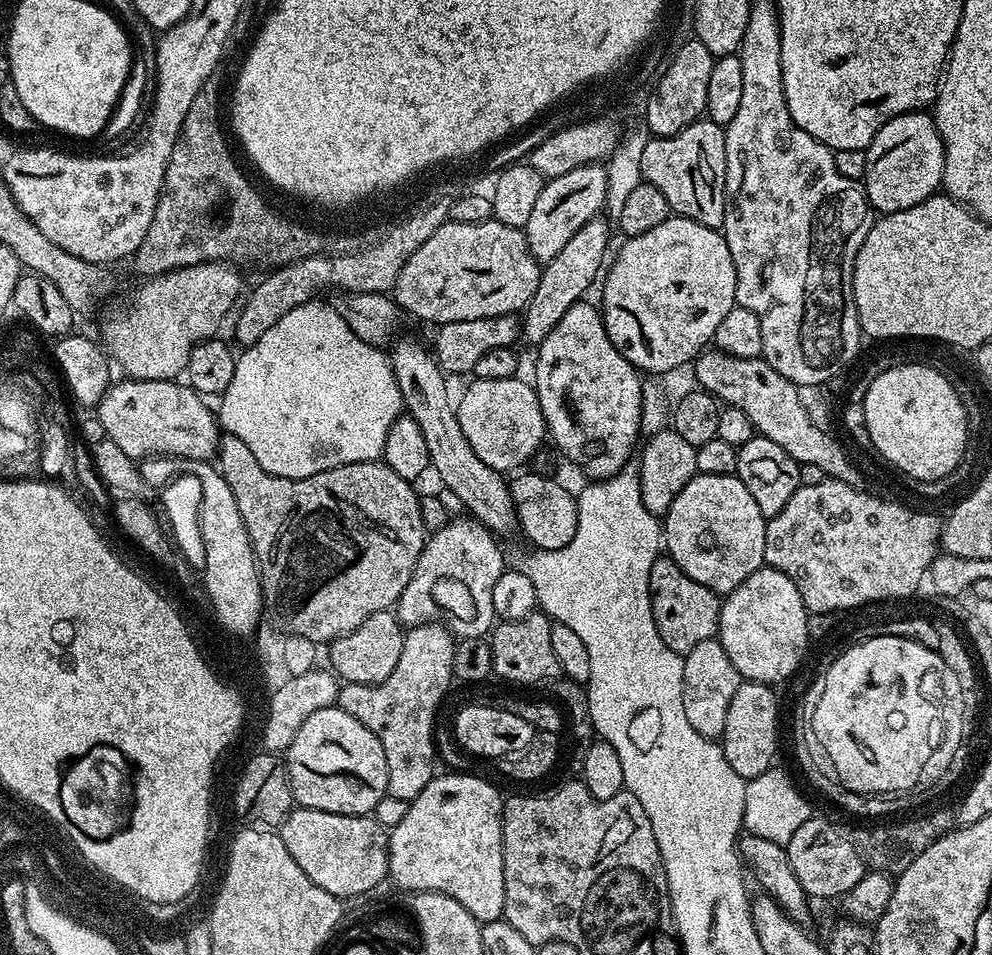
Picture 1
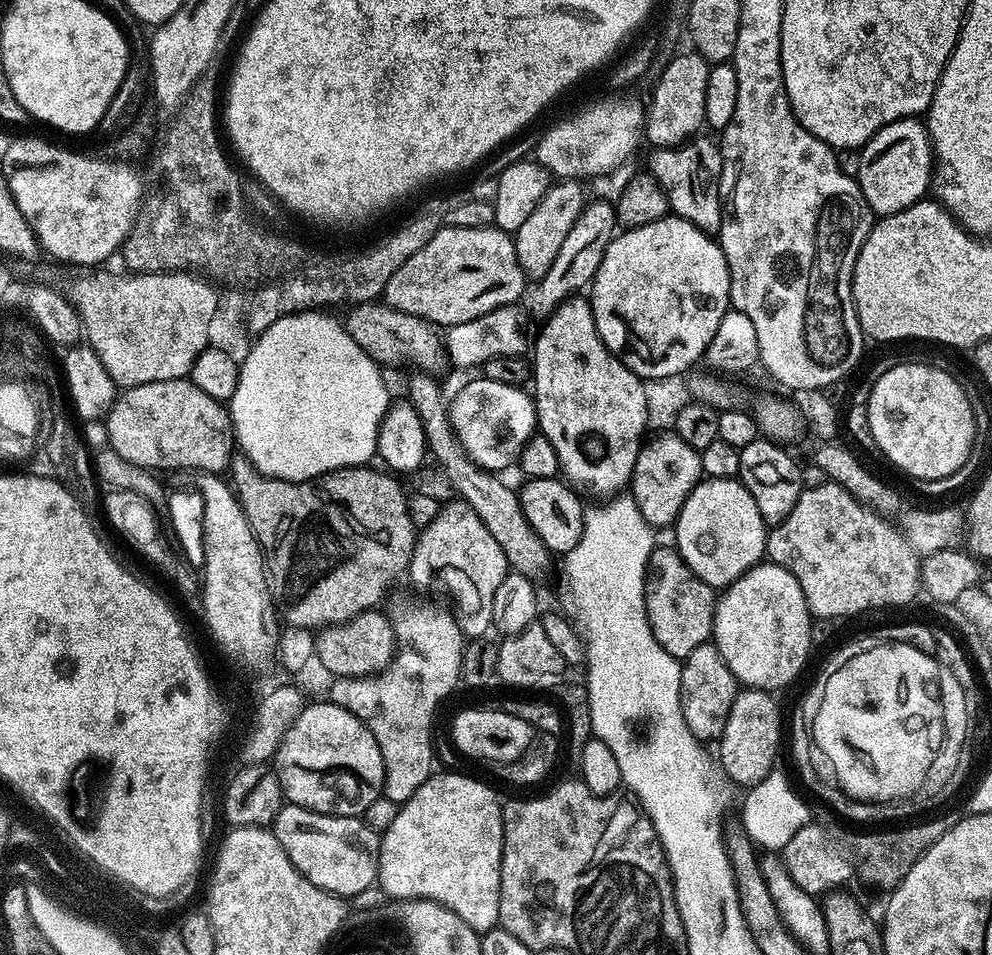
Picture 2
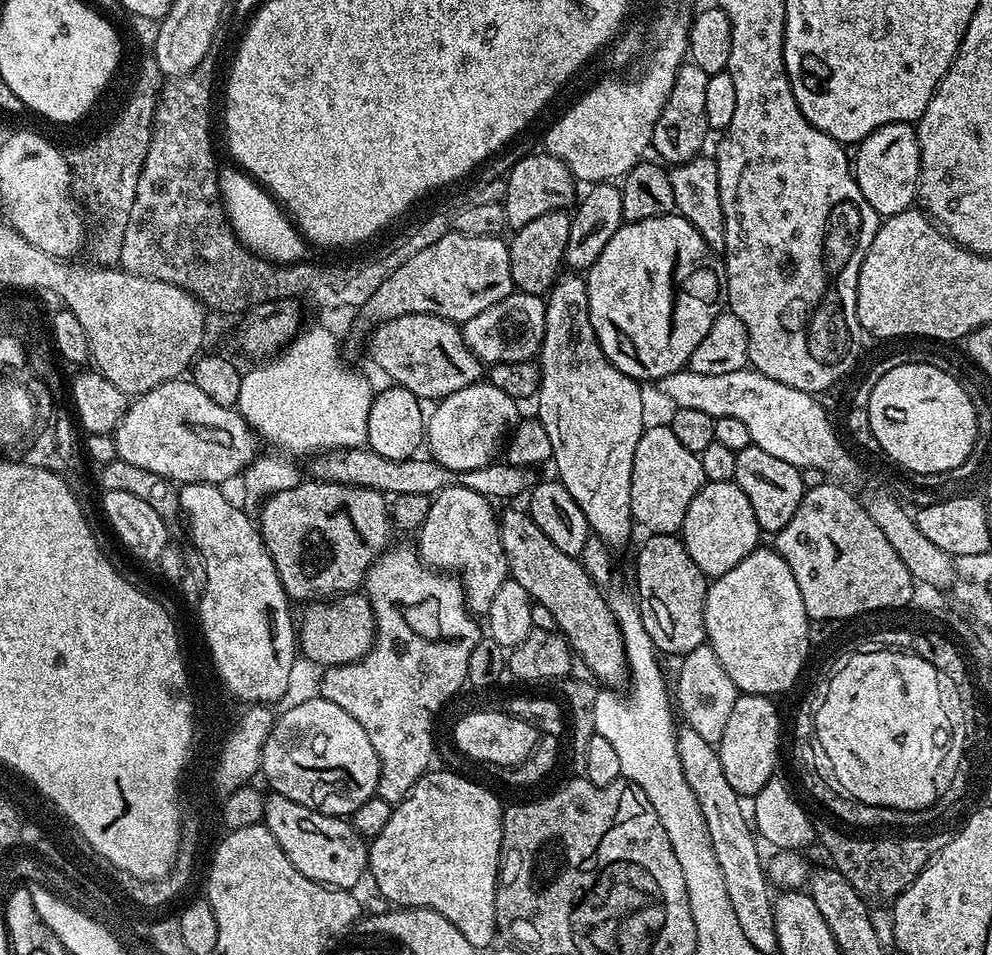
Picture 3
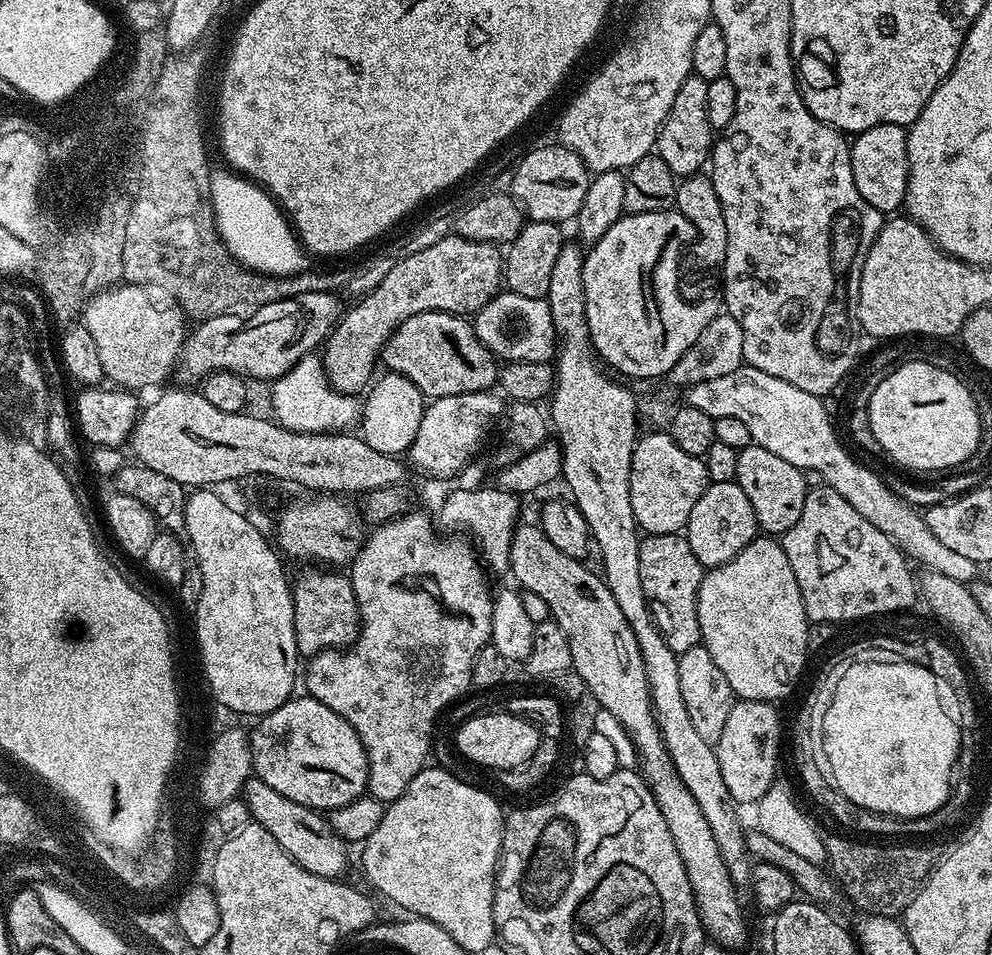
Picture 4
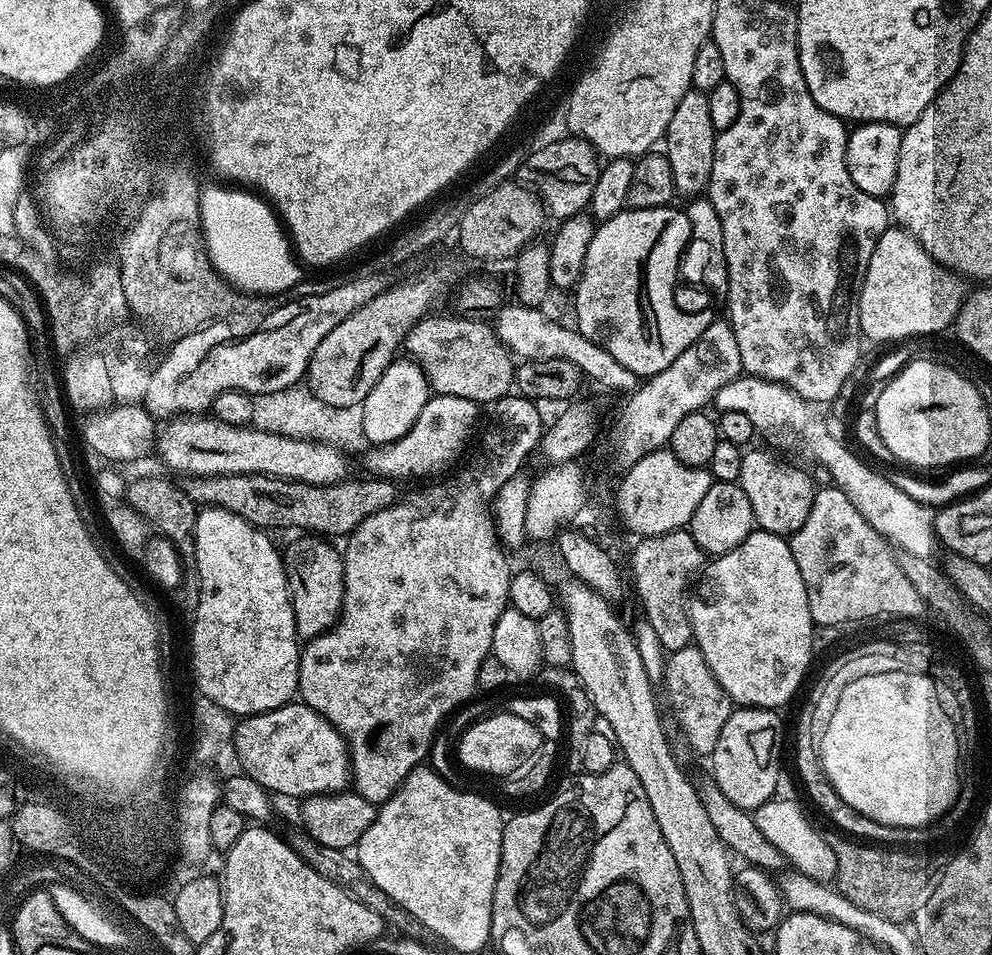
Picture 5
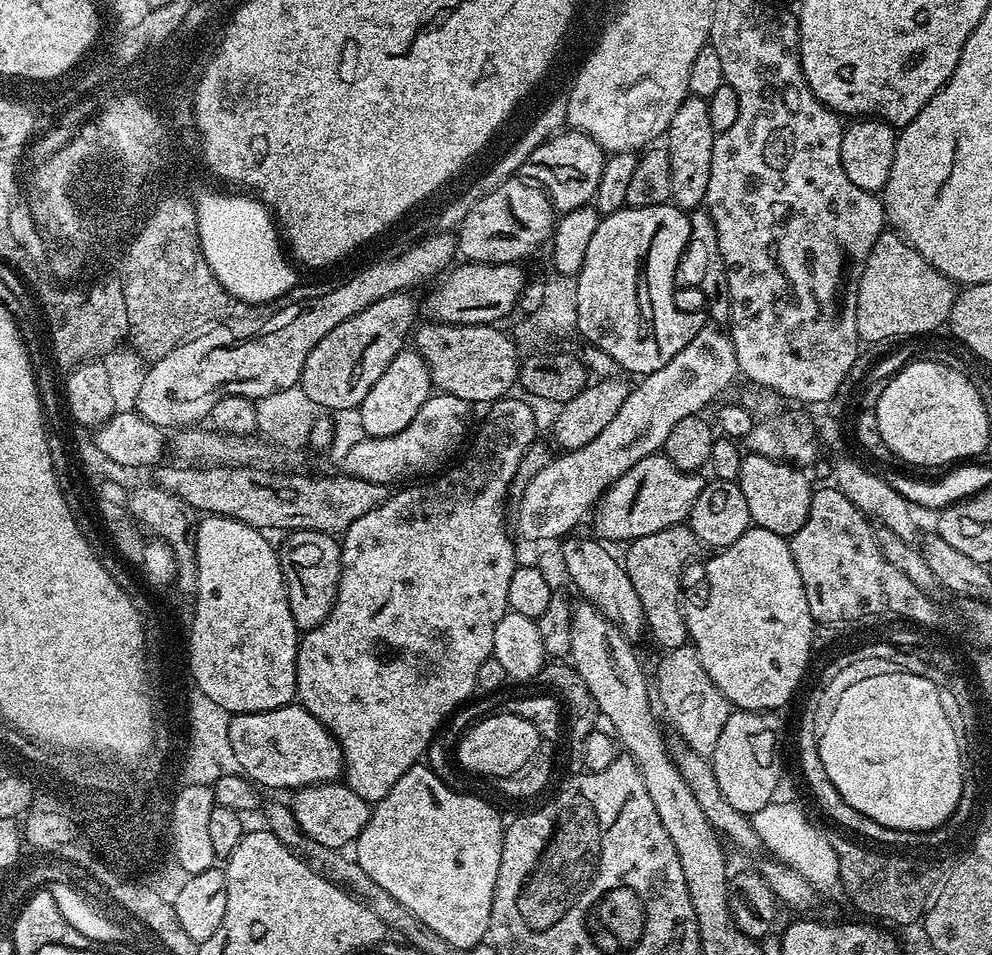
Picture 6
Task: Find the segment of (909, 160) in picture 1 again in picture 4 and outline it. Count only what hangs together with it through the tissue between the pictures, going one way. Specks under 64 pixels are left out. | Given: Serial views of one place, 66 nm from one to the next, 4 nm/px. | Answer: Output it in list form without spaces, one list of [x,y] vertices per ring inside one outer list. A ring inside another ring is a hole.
[[[879,124],[859,133],[850,147],[854,186],[858,194],[862,194],[862,198],[866,198],[866,202],[870,202],[870,206],[877,208],[881,214],[895,213],[903,205],[908,185],[907,131],[898,124]]]

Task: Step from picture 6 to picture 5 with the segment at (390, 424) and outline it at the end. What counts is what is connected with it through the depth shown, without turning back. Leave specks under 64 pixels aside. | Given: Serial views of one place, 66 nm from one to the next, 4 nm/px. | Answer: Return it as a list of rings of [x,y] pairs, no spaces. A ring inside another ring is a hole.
[[[410,358],[400,359],[393,359],[362,404],[362,429],[369,445],[392,444],[402,438],[418,422],[418,414],[422,414],[422,406],[428,401],[430,389],[424,372]]]

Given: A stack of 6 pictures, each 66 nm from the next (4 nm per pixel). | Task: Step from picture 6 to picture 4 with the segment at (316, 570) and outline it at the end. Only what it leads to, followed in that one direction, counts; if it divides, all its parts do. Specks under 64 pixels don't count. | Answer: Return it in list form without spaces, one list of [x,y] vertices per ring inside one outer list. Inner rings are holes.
[[[320,570],[324,572],[304,572],[295,577],[291,585],[294,606],[294,630],[296,650],[301,657],[311,658],[328,648],[341,650],[354,643],[360,632],[360,611],[354,598],[351,579],[340,570]]]

